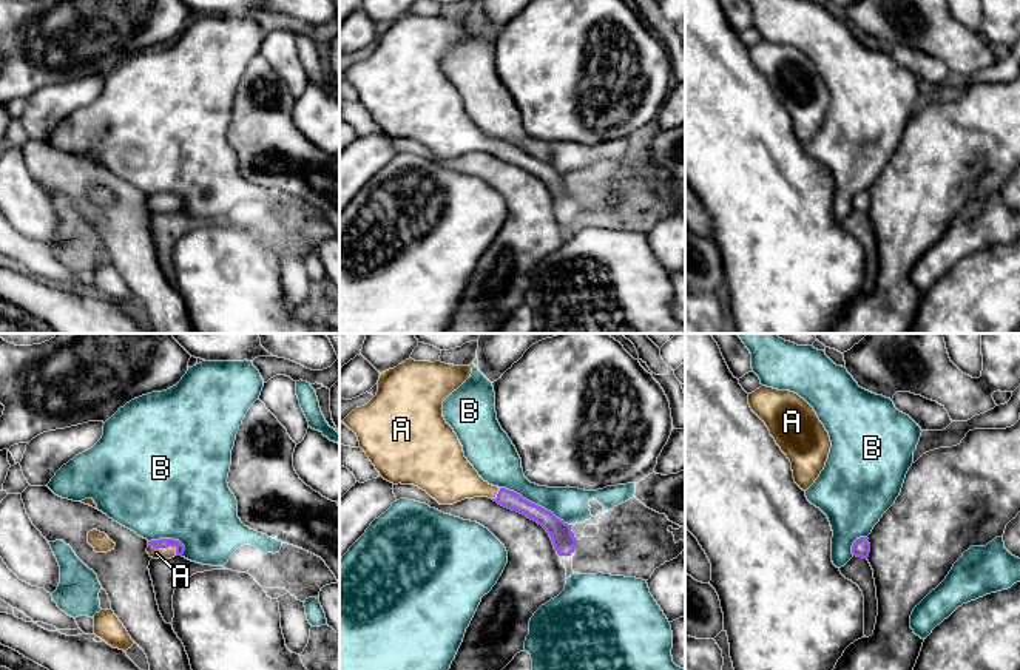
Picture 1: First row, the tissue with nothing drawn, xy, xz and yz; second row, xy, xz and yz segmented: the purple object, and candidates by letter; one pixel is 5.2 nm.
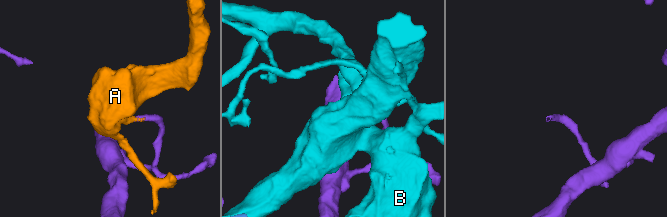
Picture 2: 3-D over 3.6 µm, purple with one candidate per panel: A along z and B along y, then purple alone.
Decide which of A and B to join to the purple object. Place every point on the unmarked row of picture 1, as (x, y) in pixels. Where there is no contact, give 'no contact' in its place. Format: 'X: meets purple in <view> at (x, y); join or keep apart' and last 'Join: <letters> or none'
A: meets purple in xy at (165, 201); keep apart
B: meets purple in xz at (534, 158); keep apart
Join: none

